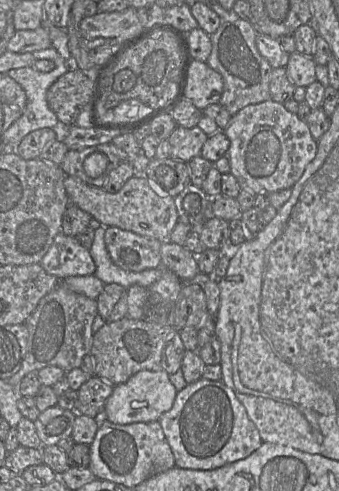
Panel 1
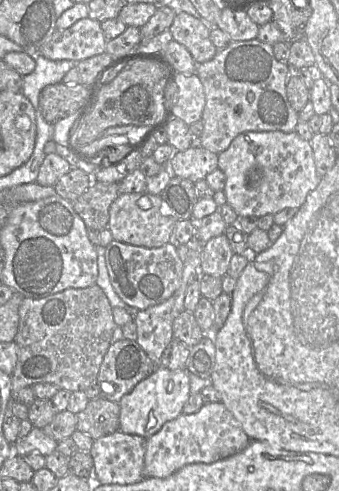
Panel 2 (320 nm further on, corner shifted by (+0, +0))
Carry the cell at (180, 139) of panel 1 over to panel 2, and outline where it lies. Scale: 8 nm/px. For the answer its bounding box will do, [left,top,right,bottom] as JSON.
[170,147,218,183]

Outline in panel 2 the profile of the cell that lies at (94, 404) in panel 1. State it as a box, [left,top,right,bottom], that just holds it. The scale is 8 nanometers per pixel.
[77,397,119,440]

